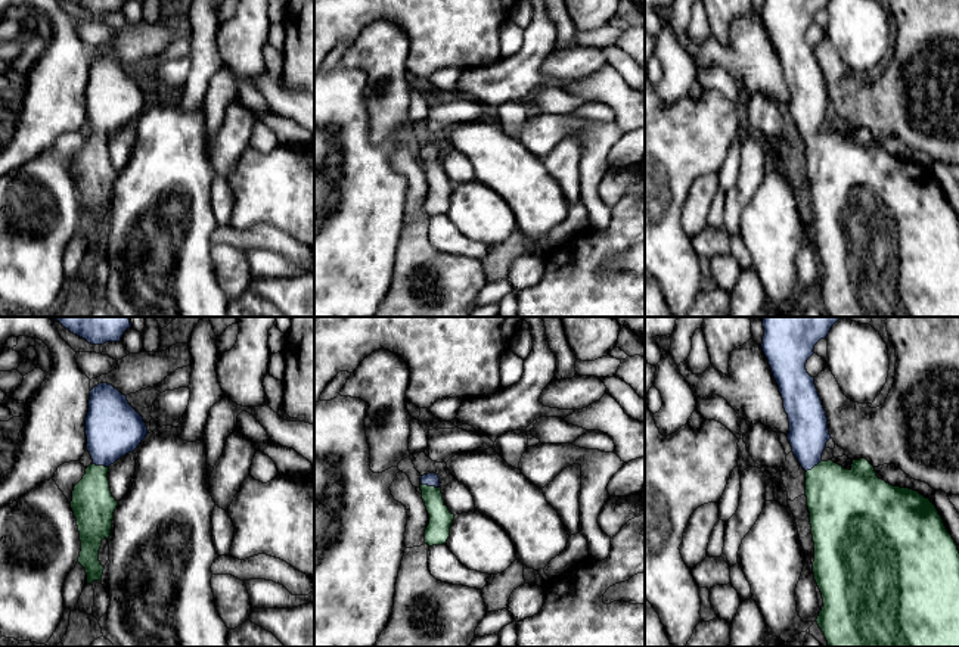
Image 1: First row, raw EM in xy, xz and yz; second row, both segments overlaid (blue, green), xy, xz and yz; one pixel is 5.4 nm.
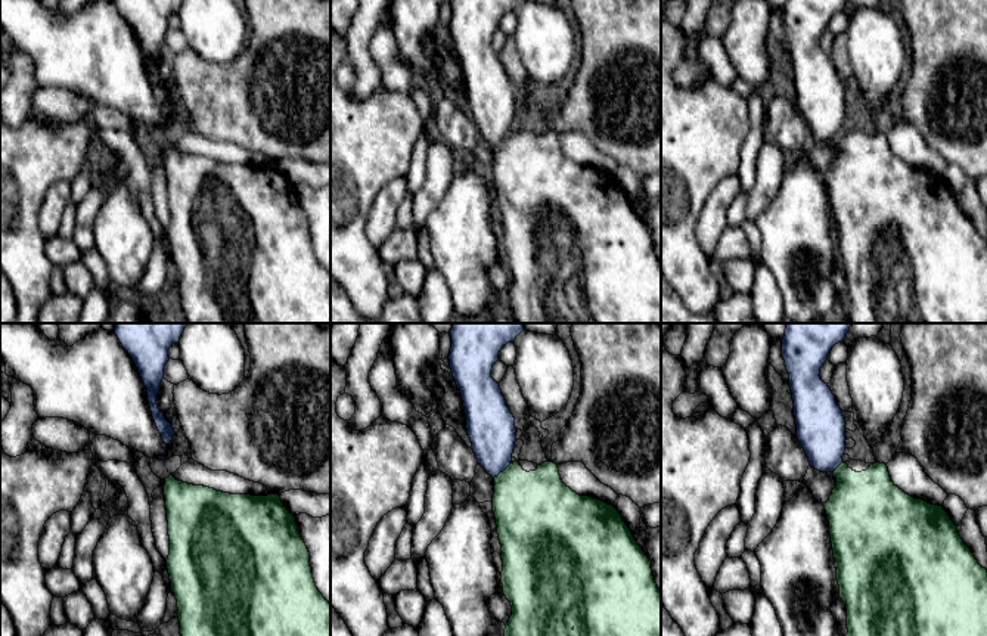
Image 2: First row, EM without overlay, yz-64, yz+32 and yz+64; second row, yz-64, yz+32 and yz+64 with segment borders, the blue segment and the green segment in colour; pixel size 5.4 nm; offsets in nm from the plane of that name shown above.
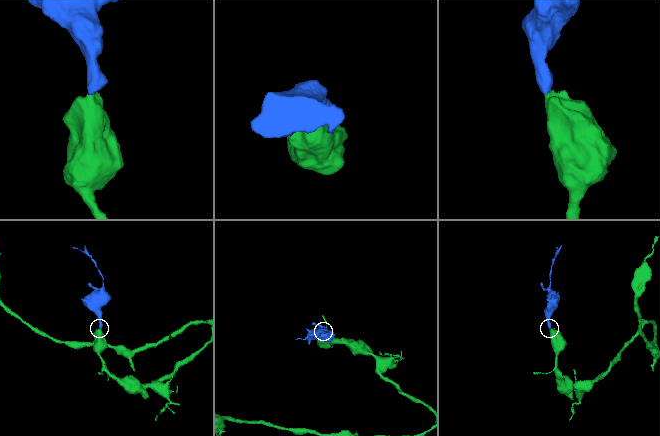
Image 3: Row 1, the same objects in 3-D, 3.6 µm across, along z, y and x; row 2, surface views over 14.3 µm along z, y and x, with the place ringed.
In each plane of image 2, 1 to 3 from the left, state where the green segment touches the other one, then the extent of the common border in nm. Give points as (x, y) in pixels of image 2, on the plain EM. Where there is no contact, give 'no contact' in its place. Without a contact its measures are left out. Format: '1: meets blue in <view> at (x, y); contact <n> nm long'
1: no contact
2: meets blue in yz+32 at (502, 140); contact 130 nm long
3: meets blue in yz+64 at (837, 136); contact 80 nm long

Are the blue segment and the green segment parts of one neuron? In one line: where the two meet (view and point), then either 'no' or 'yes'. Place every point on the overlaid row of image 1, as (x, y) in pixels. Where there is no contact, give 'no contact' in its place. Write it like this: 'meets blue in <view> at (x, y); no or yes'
meets blue in xz at (430, 485); yes

